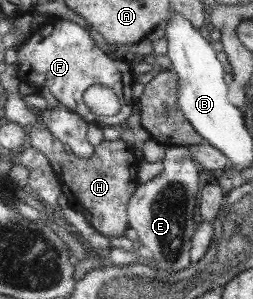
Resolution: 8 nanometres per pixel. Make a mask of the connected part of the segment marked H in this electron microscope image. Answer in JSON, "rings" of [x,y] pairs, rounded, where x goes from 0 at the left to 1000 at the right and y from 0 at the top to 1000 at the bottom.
{"rings":[[[146,401],[123,418],[103,455],[115,482],[182,525],[209,579],[225,592],[245,652],[265,666],[265,689],[320,712],[356,753],[411,793],[474,793],[506,763],[506,672],[545,612],[538,565],[545,538],[478,465],[427,472],[403,465],[372,488],[372,512],[340,532],[300,525],[249,505],[241,472],[217,462],[198,435]]]}

